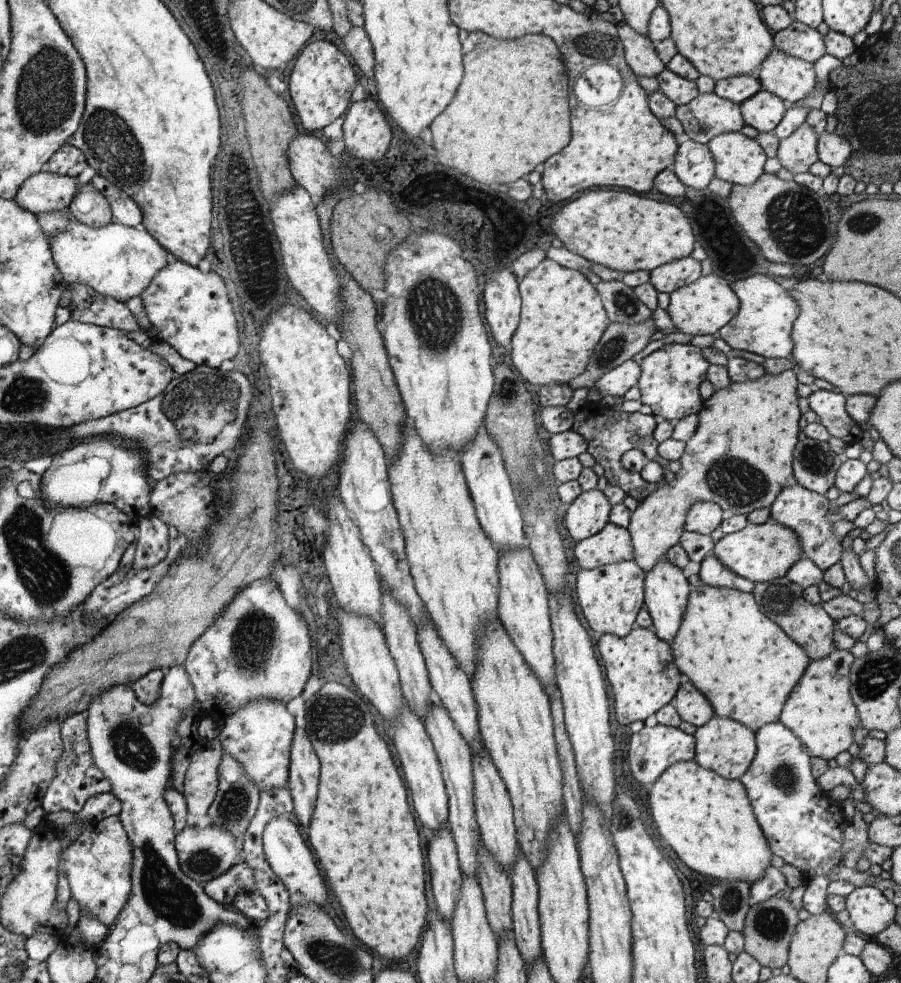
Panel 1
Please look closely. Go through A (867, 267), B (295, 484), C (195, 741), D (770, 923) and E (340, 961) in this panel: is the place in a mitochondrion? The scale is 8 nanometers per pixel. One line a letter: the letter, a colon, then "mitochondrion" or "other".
A: other
B: other
C: other
D: mitochondrion
E: mitochondrion

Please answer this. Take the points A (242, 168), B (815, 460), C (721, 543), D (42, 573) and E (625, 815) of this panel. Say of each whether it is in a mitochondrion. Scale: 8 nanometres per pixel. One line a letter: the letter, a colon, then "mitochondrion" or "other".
A: other
B: mitochondrion
C: other
D: mitochondrion
E: mitochondrion

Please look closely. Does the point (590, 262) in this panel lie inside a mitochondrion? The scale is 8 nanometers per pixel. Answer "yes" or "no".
no

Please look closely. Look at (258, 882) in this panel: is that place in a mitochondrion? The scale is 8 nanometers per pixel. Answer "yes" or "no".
no

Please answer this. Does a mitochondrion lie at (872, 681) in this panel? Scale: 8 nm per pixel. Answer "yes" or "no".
yes

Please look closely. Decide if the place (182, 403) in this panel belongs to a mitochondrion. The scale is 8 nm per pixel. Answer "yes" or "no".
yes

